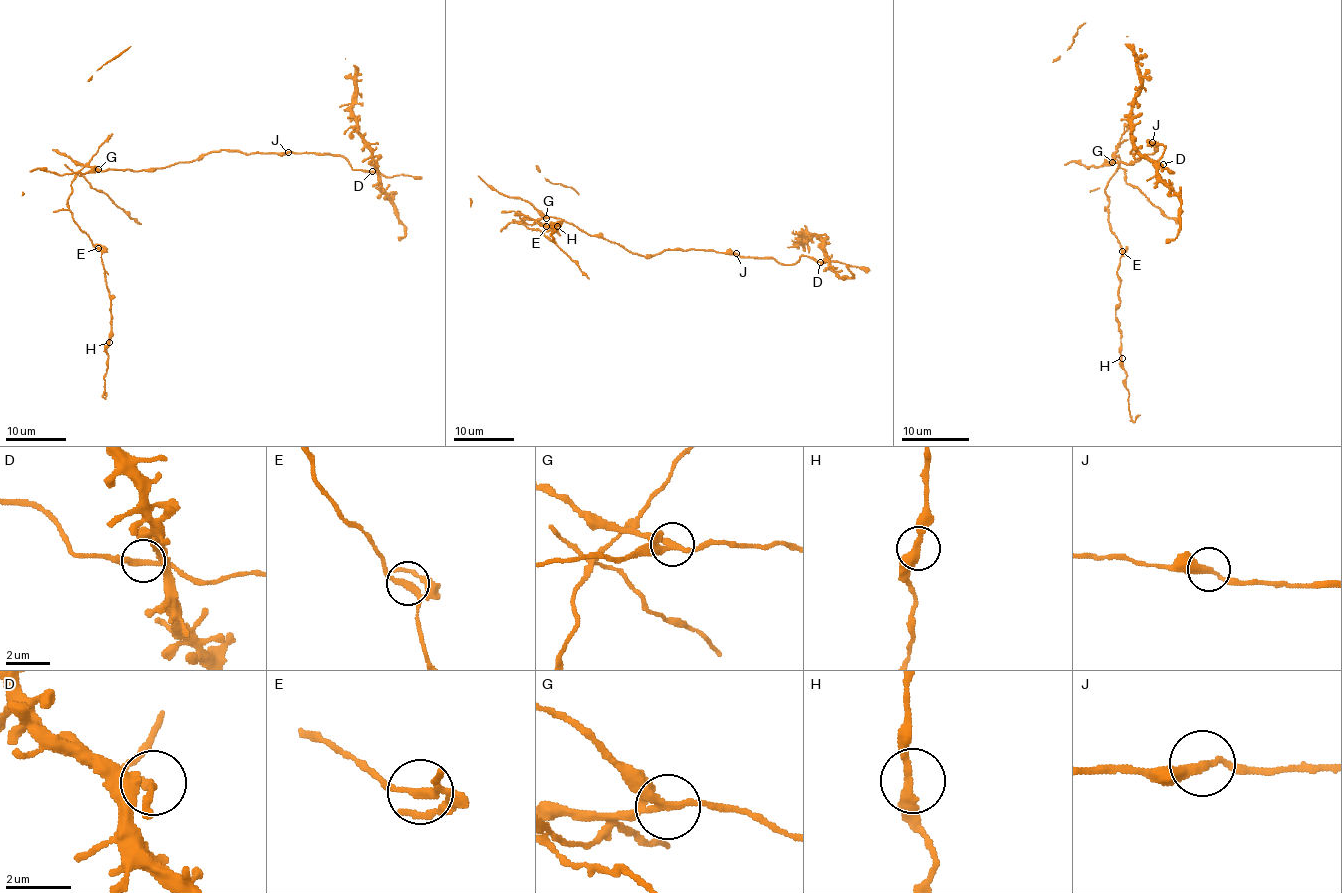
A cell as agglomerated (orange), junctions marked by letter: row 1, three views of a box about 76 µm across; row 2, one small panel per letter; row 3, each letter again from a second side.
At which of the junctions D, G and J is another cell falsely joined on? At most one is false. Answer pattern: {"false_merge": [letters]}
{"false_merge": ["G"]}

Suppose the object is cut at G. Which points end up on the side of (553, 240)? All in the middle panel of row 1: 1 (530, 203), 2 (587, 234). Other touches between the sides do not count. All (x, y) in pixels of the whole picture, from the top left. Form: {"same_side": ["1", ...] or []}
{"same_side": []}

